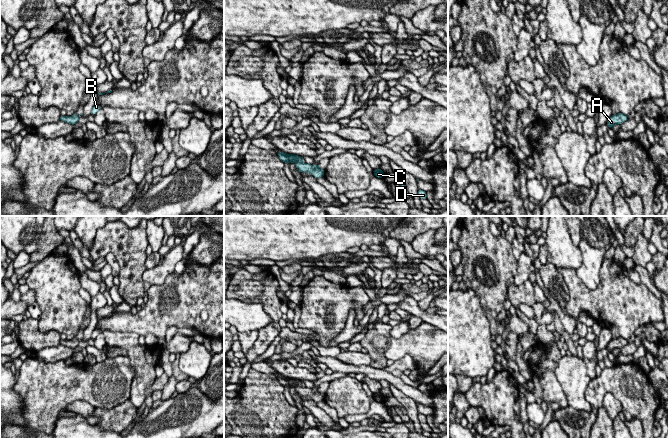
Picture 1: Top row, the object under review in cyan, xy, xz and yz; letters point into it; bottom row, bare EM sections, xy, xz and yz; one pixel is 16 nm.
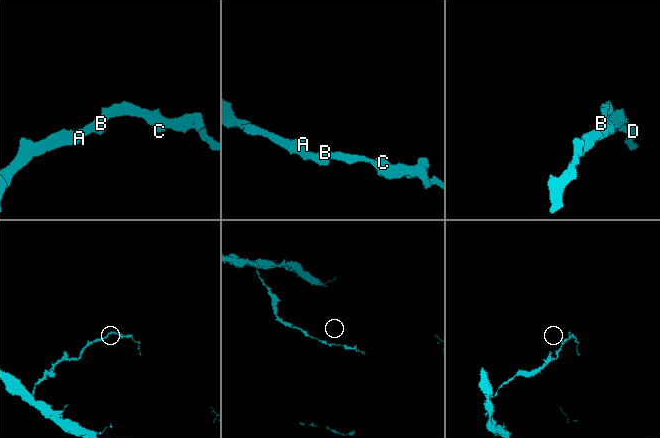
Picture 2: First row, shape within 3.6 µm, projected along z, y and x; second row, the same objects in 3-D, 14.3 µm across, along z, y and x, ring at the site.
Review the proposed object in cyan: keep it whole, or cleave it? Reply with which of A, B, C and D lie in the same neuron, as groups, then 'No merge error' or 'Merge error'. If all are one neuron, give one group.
Groups: A B C D. No merge error

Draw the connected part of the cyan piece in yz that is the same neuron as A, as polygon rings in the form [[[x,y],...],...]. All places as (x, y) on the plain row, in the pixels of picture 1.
[[[619,337],[619,338],[616,338],[616,339],[612,339],[606,349],[609,351],[609,352],[612,352],[614,349],[618,348],[622,348],[623,346],[625,346],[626,344],[628,343],[627,339],[624,339],[623,337]]]

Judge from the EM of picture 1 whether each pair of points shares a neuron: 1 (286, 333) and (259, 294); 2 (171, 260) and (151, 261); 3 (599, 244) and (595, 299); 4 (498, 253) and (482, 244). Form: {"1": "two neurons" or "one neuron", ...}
{"1": "two neurons", "2": "two neurons", "3": "two neurons", "4": "one neuron"}

